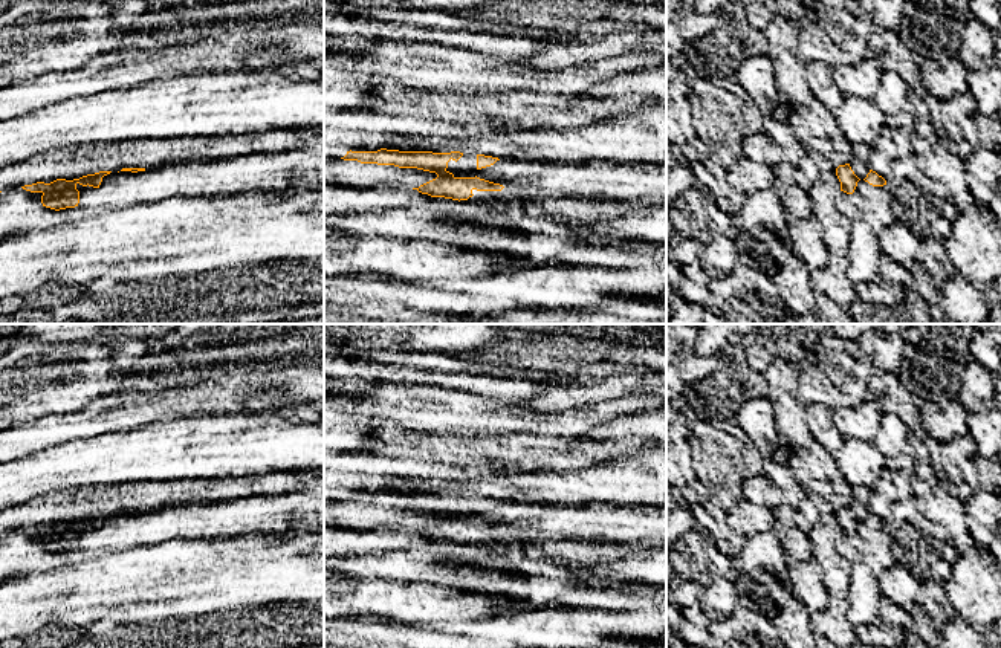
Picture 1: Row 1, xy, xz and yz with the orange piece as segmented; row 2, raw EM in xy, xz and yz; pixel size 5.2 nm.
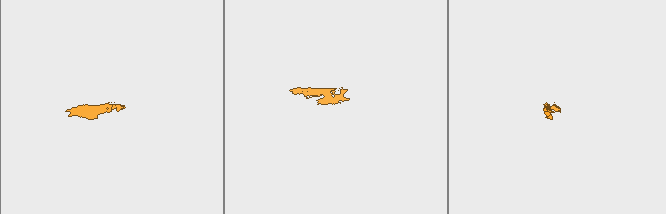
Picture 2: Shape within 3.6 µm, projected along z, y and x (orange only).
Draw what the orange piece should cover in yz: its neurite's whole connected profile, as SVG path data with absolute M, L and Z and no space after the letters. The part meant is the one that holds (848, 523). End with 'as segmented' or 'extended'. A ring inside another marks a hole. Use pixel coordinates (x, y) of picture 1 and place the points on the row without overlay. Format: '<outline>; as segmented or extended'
M854 486L851 501L845 507L836 510L836 518L841 524L841 533L853 536L857 524L863 521L873 529L883 529L886 523L870 510L870 489L865 486Z; extended

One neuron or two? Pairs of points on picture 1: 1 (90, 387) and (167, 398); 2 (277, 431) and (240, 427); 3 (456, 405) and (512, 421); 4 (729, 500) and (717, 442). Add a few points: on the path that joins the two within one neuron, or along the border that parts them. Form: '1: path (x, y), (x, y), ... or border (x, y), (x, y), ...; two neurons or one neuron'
1: border (135, 382), (127, 388), (98, 395), (92, 399); two neurons
2: path (268, 431), (249, 431); one neuron
3: path (469, 413), (498, 417); one neuron
4: path (725, 486), (723, 463), (717, 456); one neuron

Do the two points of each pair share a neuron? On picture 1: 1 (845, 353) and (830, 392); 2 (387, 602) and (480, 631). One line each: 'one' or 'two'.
1: one
2: two

